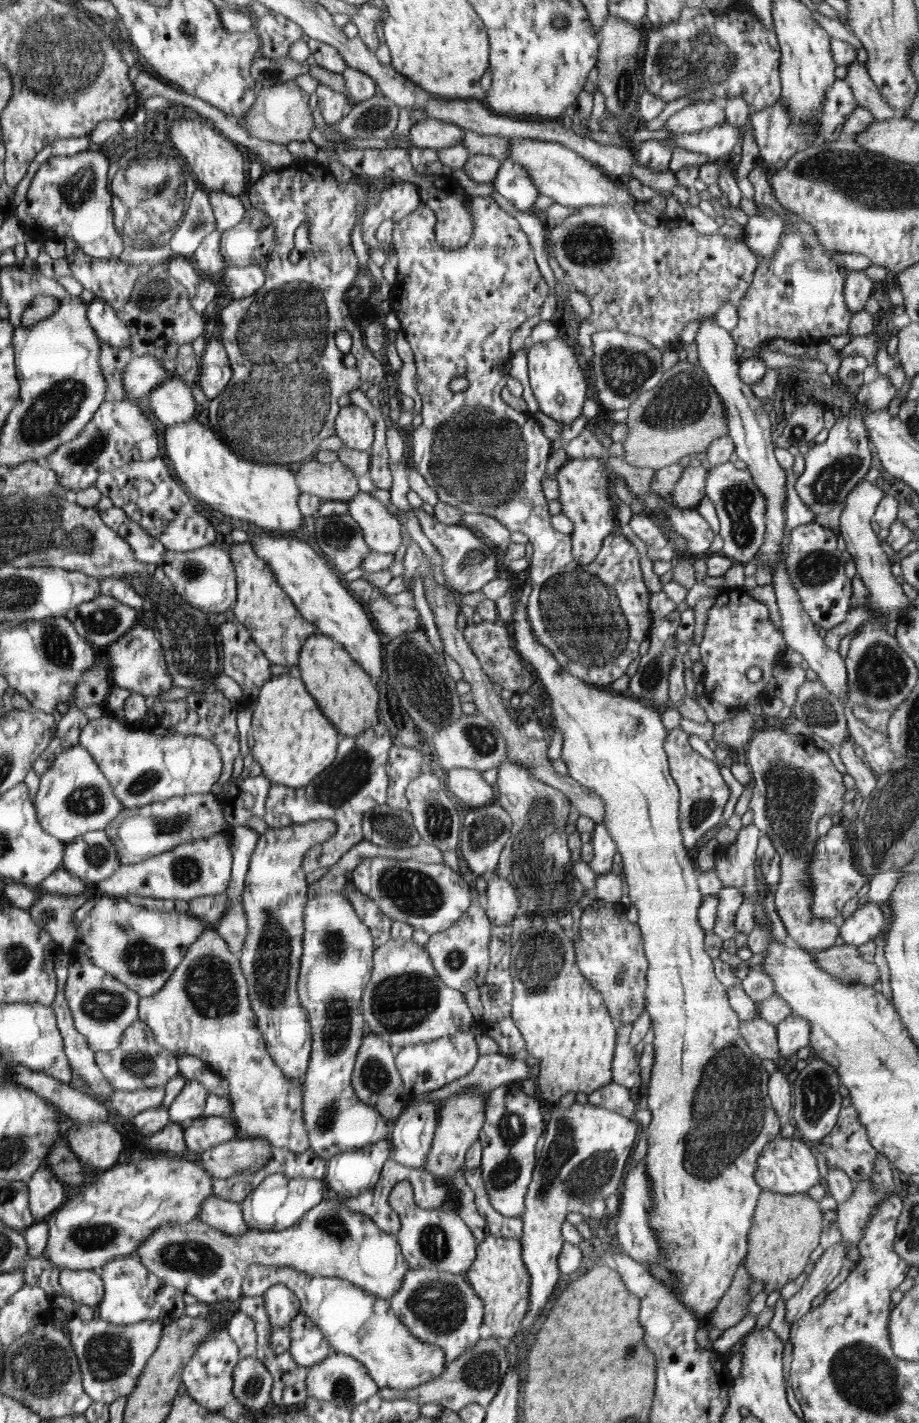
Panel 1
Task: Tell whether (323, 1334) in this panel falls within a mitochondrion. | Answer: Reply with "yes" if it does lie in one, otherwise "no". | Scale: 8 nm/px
no

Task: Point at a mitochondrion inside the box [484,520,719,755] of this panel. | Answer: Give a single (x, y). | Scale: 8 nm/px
(584, 617)

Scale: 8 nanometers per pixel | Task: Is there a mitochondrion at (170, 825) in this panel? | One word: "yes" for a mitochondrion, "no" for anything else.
yes

